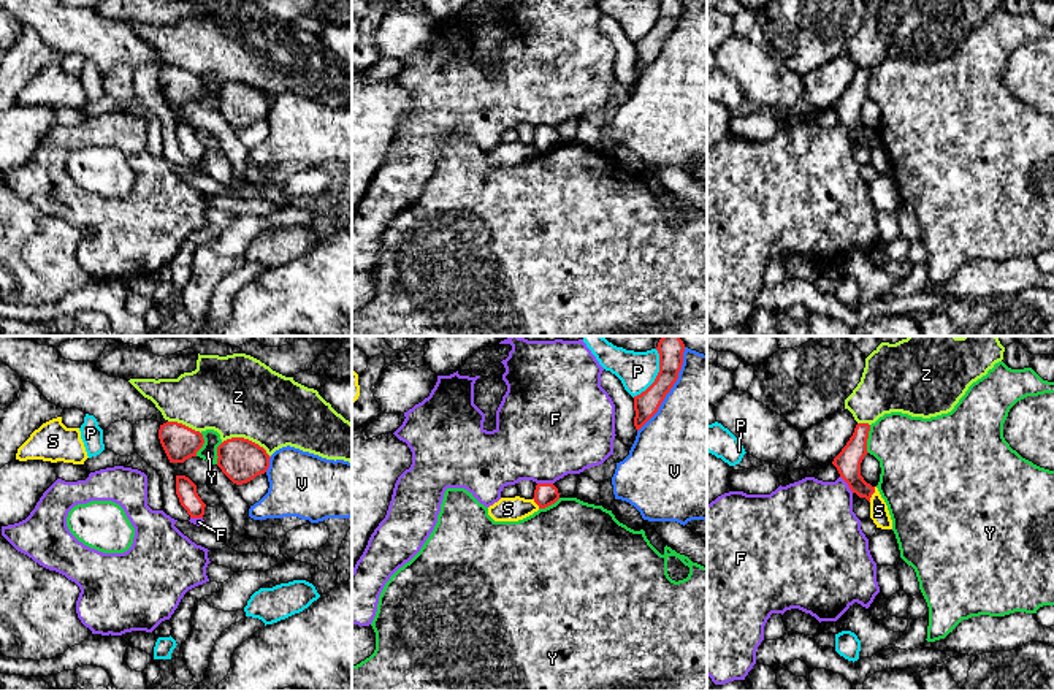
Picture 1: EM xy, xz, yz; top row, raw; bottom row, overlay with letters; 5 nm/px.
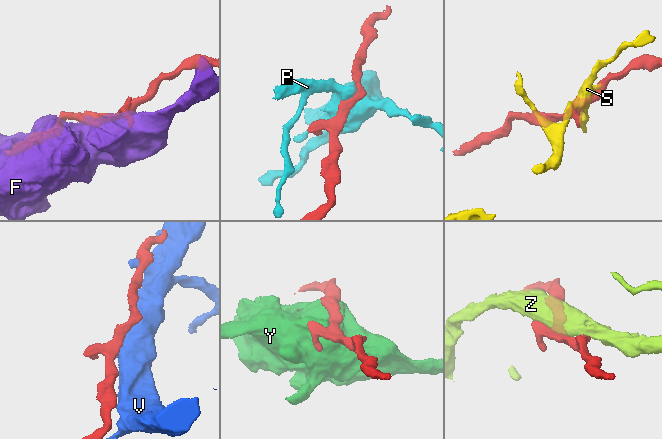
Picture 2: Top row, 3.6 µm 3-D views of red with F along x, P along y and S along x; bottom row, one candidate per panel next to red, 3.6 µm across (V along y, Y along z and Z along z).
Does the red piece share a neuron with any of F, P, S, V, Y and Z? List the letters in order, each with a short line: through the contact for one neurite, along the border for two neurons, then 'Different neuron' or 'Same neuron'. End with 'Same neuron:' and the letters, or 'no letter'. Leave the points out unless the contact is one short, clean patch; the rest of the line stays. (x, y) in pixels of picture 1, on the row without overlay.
F: Different neuron
P: Line: xz (660, 0), (656, 22), (633, 41). Different neuron
S: Line: yz (875, 132), (869, 146). Different neuron
V: Different neuron
Y: Different neuron
Z: Different neuron
Same neuron: no letter

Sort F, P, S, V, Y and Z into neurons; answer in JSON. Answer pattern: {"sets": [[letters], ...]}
{"sets": [["F"], ["P"], ["S"], ["V"], ["Y"], ["Z"]]}

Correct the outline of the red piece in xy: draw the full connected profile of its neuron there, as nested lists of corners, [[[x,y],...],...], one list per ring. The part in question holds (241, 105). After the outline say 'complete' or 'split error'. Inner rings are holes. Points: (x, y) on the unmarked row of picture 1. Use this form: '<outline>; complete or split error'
[[[231,82],[217,92],[217,111],[236,130],[250,127],[269,113],[269,100],[258,89]]]; complete

